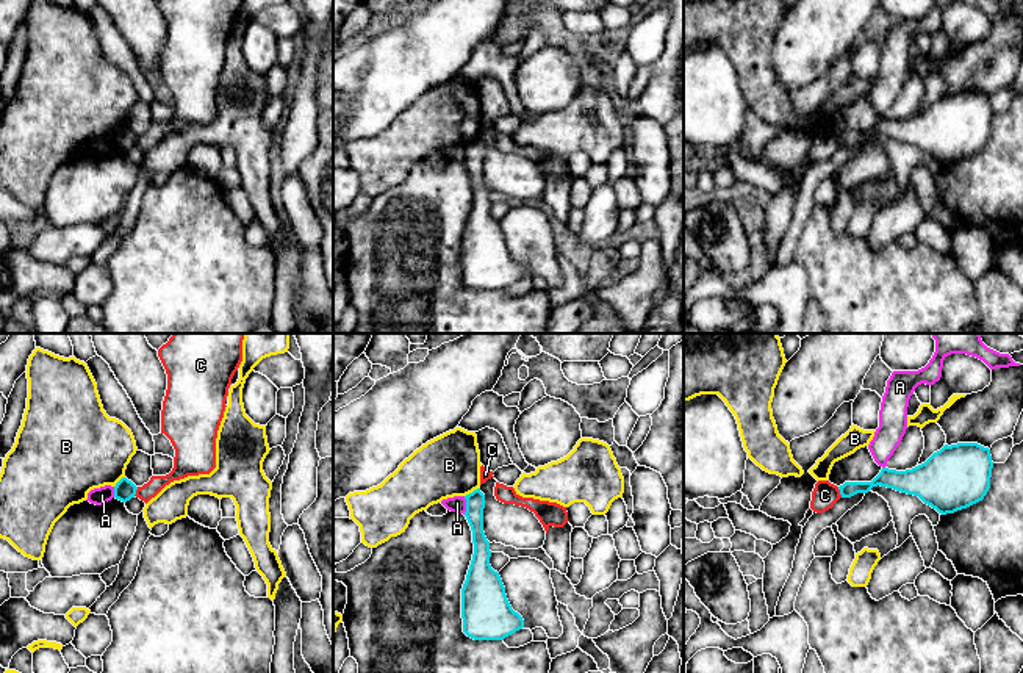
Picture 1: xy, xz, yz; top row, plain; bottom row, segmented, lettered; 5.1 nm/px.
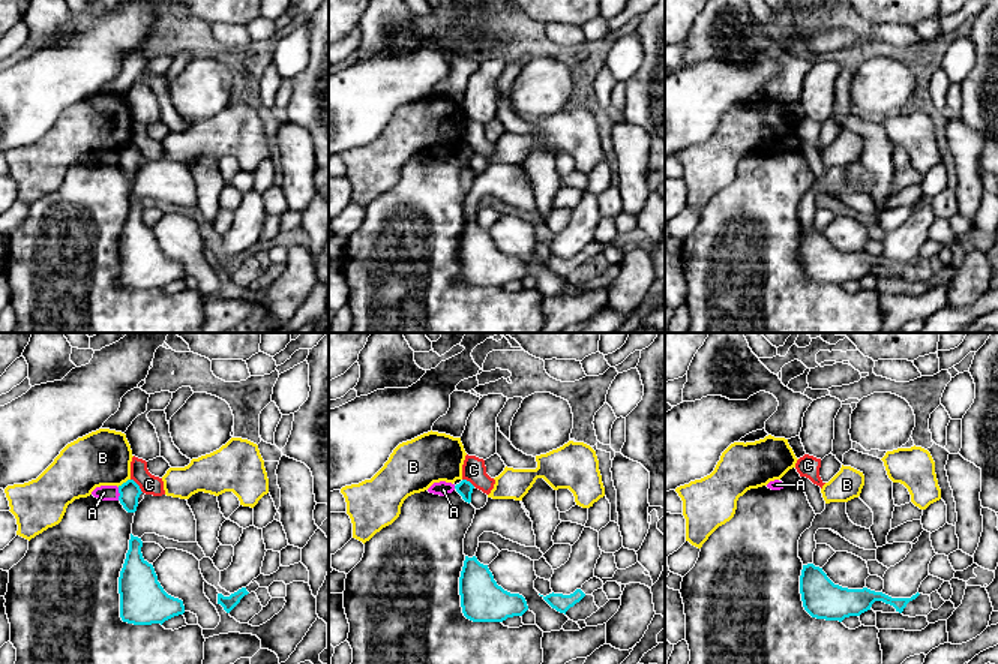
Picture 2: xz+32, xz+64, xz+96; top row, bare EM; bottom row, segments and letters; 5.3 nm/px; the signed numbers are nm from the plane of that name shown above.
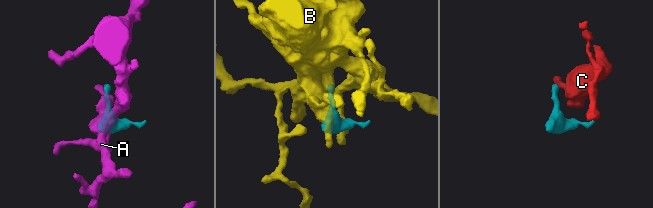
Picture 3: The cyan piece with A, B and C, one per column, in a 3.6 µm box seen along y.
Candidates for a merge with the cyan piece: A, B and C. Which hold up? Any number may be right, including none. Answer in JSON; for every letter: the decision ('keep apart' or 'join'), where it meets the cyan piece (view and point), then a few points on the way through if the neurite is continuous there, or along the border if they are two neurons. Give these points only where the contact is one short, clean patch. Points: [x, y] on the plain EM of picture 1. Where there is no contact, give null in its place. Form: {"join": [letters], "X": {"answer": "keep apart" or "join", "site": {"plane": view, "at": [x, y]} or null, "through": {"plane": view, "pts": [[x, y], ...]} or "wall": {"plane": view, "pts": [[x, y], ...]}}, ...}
{"join": [], "A": {"answer": "keep apart", "site": {"plane": "xz", "at": [466, 155]}}, "B": {"answer": "keep apart", "site": {"plane": "xz", "at": [473, 141]}}, "C": {"answer": "keep apart", "site": {"plane": "yz", "at": [840, 141]}, "wall": {"plane": "yz", "pts": [[837, 136], [842, 146]]}}}

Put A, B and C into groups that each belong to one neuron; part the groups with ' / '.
A / B / C

